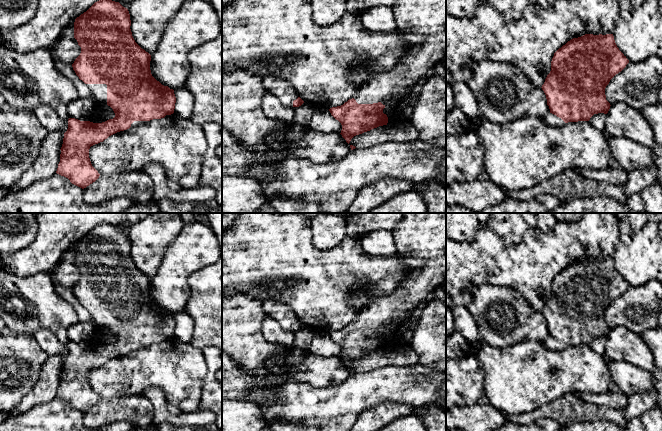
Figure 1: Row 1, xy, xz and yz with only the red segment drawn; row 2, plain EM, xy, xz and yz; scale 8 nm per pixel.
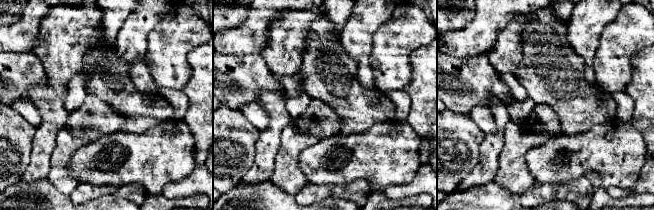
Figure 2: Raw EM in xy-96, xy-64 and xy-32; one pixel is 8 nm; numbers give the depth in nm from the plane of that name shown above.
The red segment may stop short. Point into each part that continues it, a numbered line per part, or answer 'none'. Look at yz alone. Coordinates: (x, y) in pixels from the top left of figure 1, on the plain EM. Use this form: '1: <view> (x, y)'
1: yz (550, 343)

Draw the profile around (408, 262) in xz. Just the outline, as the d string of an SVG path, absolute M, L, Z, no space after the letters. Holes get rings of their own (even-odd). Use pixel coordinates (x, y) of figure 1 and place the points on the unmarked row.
M402 256L402 257L403 259L401 264L402 264L402 267L405 269L411 269L413 267L420 266L427 261L426 259L414 258L410 256L408 257Z

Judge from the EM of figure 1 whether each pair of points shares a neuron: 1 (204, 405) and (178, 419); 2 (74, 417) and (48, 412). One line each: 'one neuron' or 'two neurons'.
1: two neurons
2: one neuron

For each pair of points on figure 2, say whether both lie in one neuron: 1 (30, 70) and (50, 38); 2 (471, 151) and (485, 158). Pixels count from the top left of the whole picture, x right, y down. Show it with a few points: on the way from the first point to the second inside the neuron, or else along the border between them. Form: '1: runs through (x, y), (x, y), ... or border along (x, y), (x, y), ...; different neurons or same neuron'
1: border along (31, 52), (39, 59), (47, 80); different neurons
2: border along (485, 134), (479, 147), (479, 160), (466, 175); different neurons

